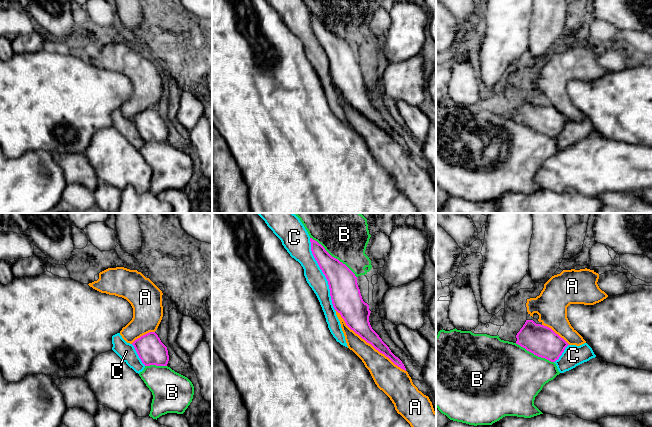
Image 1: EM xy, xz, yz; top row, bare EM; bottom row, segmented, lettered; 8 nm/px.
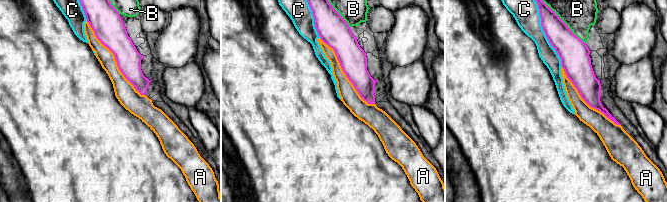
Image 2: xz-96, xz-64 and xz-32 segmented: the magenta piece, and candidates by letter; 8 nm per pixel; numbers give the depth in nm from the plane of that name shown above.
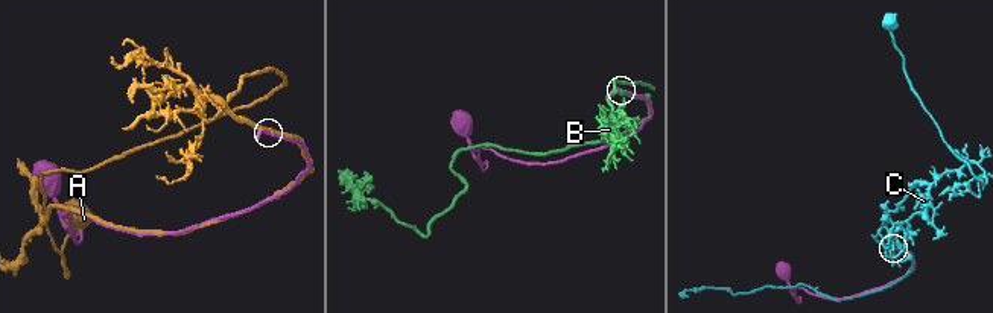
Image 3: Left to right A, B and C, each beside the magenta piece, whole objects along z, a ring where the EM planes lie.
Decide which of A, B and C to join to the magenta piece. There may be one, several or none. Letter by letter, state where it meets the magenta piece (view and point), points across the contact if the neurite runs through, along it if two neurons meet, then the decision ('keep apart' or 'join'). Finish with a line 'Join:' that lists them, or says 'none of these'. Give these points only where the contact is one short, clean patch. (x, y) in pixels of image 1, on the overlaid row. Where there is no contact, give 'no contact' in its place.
A: meets magenta in xz at (368, 342); keep apart
B: meets magenta in xz at (333, 257); keep apart
C: meets magenta in xz at (323, 273); keep apart
Join: none of these

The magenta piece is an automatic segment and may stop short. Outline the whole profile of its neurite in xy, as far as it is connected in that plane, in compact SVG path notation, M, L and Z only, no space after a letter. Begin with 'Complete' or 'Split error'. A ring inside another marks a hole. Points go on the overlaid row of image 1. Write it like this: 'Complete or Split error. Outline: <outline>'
Complete. Outline: M155 332L141 336L132 345L145 366L167 366L169 361L167 347Z

